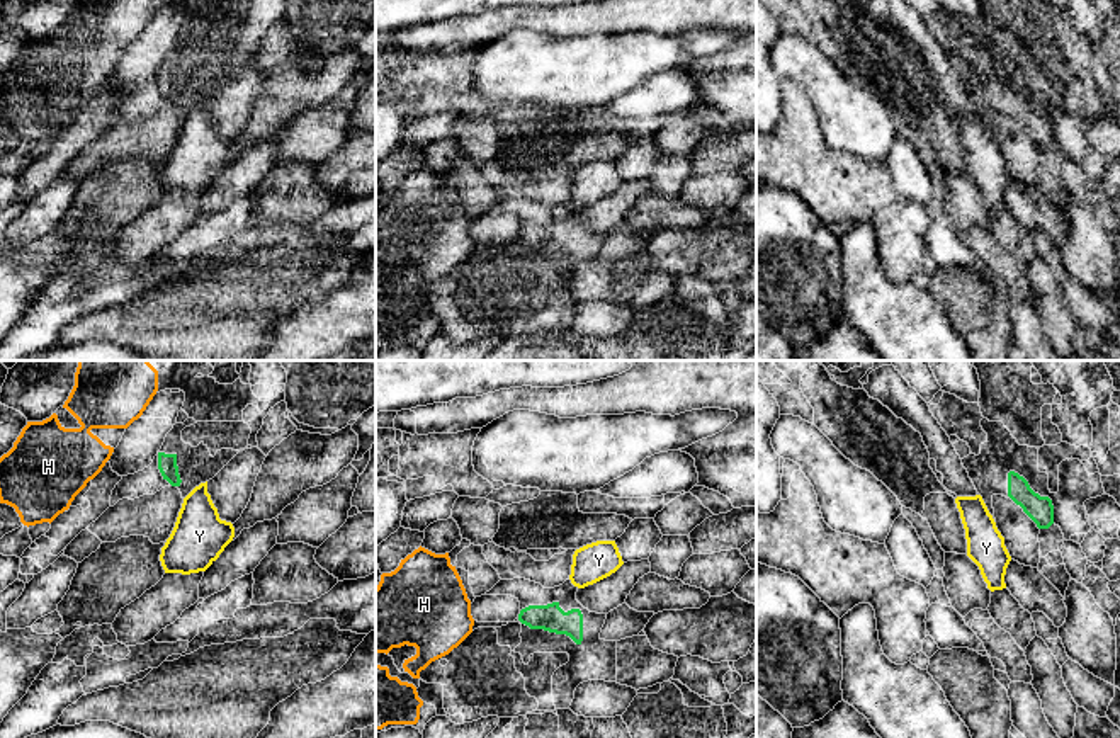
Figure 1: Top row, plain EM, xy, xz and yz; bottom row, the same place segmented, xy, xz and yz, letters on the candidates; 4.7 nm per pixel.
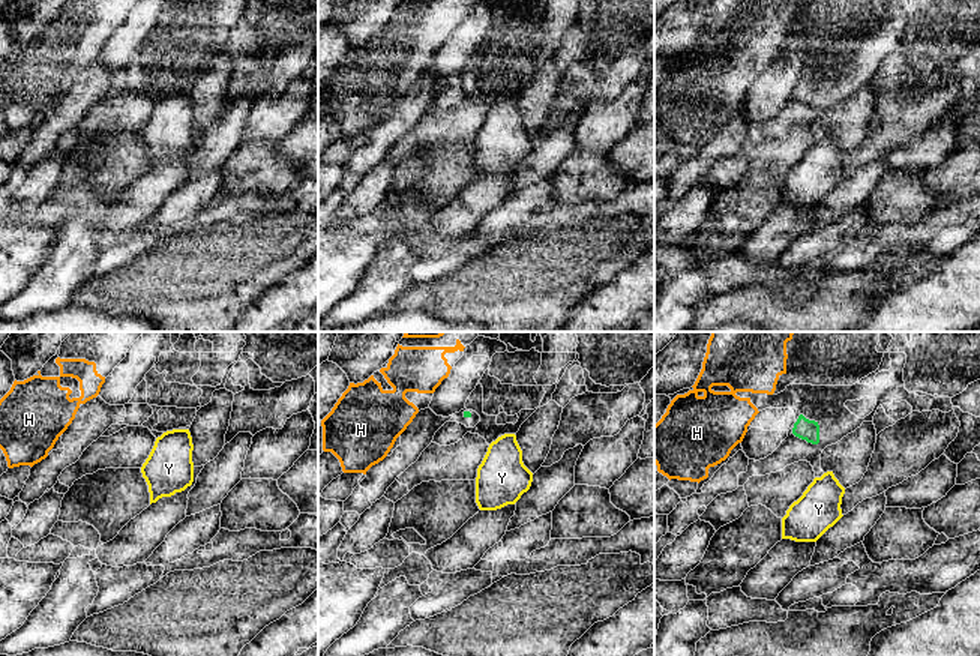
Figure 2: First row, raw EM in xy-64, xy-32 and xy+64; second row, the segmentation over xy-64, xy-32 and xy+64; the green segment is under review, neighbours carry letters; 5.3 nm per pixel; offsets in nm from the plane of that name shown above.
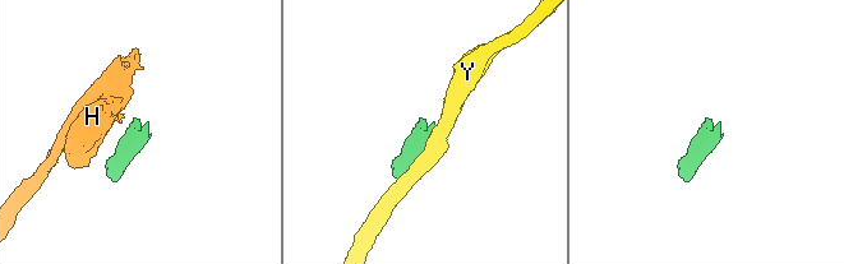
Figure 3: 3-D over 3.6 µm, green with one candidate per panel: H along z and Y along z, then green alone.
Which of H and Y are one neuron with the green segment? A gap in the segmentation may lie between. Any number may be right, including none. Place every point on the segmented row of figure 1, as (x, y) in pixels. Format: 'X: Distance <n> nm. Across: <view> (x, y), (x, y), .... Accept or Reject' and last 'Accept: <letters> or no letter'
H: Distance 190 nm. Across: xy (158, 453), (136, 419). Reject
Y: Distance 60 nm. Across: xy (179, 485), (189, 493). Reject
Accept: no letter

